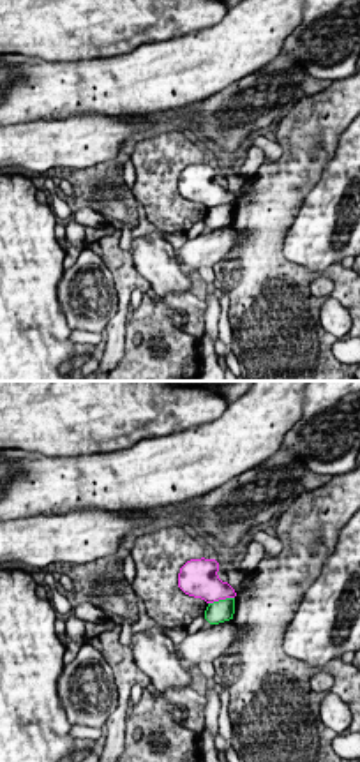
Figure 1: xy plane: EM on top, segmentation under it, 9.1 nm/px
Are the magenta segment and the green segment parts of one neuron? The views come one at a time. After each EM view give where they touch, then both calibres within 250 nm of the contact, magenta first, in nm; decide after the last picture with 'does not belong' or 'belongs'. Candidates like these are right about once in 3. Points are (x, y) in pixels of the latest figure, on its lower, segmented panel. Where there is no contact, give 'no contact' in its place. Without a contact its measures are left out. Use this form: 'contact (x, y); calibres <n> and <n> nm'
contact (221, 598); calibres 320 and 200 nm

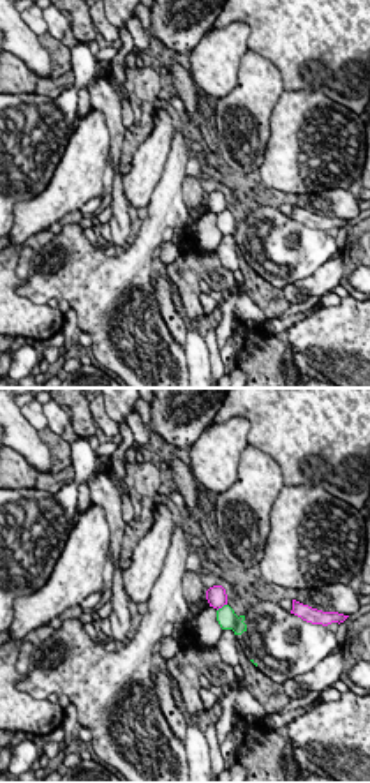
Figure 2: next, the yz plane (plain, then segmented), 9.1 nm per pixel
contact (221, 607); calibres 180 and 180 nm

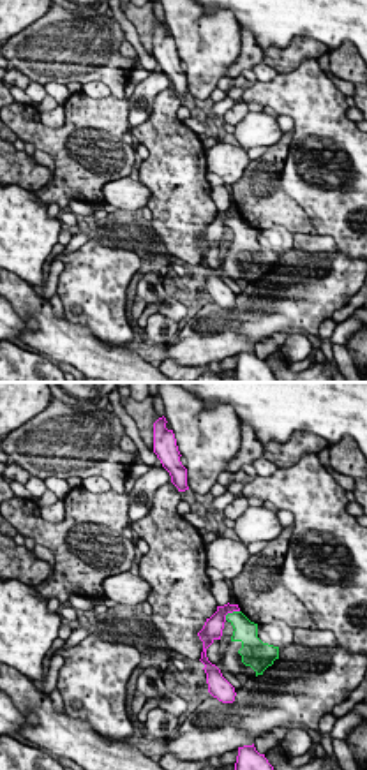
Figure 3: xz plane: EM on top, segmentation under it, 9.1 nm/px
contact (230, 612); calibres 190 and 220 nm

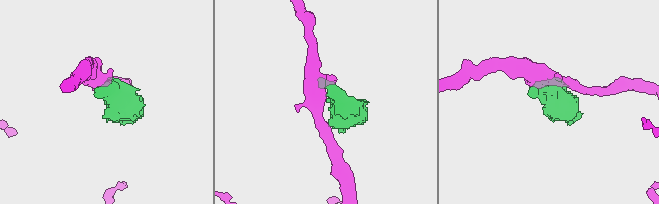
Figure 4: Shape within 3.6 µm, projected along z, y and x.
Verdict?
does not belong

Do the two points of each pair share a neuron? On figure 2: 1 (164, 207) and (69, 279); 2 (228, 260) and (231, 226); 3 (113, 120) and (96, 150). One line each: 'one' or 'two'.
1: one
2: two
3: two

